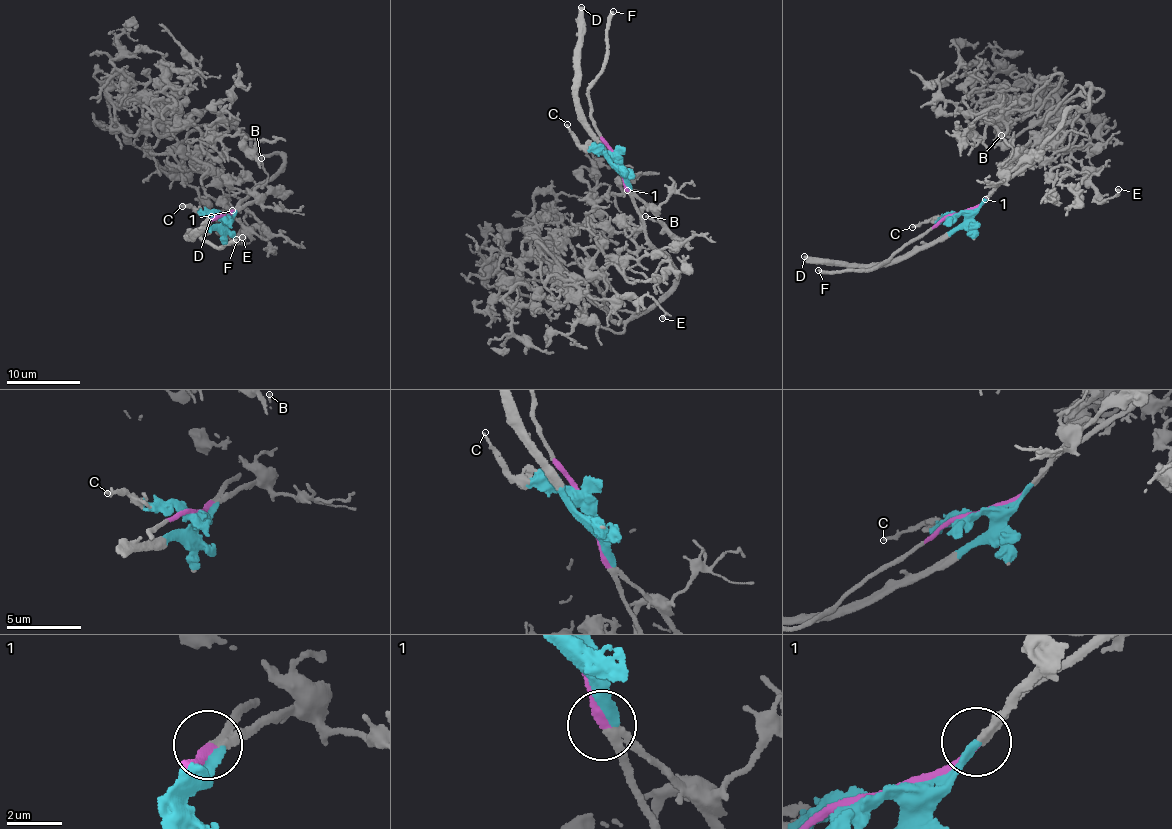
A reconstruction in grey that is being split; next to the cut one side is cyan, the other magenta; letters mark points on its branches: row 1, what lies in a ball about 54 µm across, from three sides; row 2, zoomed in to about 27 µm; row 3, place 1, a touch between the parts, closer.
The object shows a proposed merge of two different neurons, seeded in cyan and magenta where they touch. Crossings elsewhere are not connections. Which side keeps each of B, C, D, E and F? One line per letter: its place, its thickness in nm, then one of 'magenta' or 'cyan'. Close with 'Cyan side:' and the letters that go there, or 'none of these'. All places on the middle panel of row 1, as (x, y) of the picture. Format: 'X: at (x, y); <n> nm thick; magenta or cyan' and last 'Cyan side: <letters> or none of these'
B: at (645, 216); 160 nm thick; magenta
C: at (567, 124); 160 nm thick; cyan
D: at (581, 7); 500 nm thick; cyan
E: at (662, 318); 190 nm thick; magenta
F: at (613, 11); 320 nm thick; magenta
Cyan side: C, D

